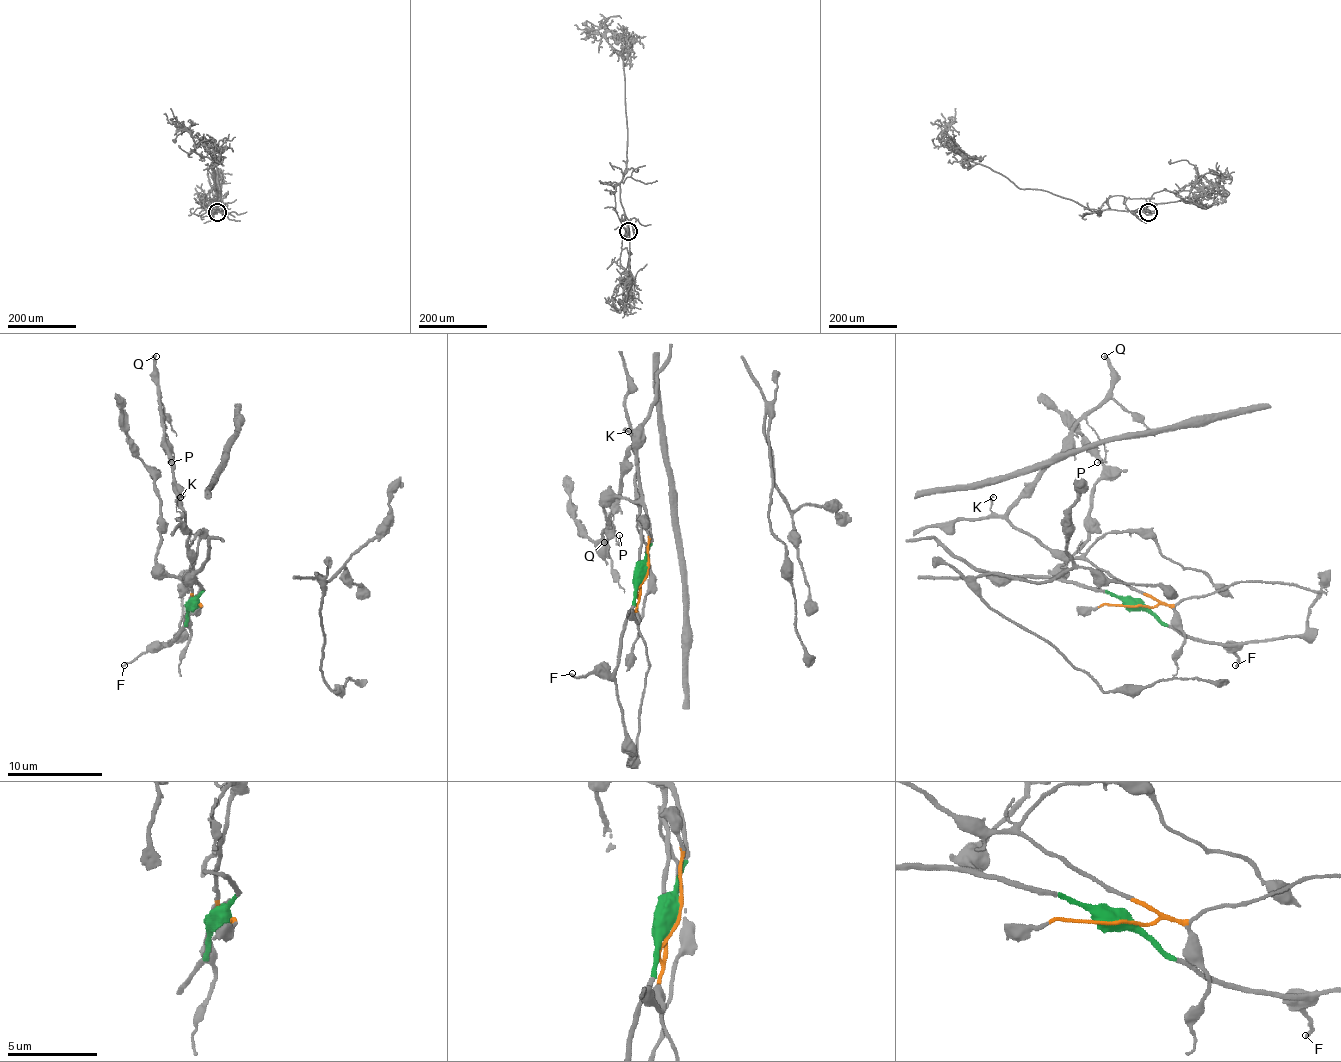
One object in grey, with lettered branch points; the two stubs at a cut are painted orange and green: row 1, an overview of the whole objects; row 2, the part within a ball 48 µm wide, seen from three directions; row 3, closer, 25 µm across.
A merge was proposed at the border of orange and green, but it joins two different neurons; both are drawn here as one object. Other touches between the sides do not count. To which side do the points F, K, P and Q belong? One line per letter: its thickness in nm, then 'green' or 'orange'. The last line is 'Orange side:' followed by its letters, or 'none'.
F: 180 nm thick; green
K: 140 nm thick; orange
P: 150 nm thick; orange
Q: 320 nm thick; orange
Orange side: K, P, Q

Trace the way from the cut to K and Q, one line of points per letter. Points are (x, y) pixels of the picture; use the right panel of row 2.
K: (1137, 606), (1154, 606), (1156, 601), (1082, 558), (1056, 558), (991, 511), (994, 496)
Q: (1137, 606), (1156, 601), (1082, 558), (1056, 558), (1008, 518), (1063, 439), (1106, 396), (1111, 367), (1104, 356)

